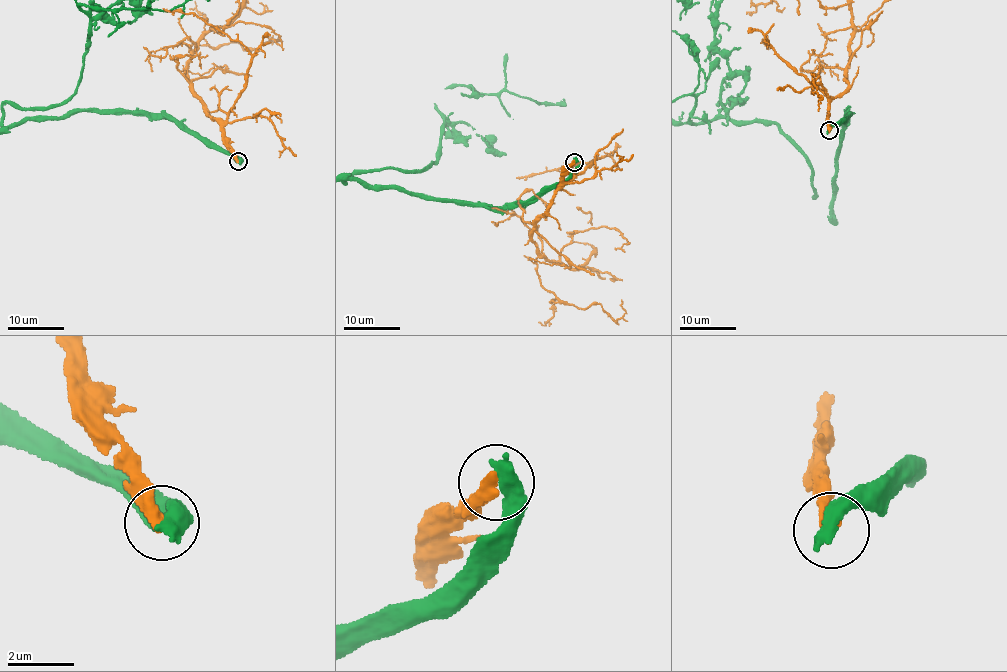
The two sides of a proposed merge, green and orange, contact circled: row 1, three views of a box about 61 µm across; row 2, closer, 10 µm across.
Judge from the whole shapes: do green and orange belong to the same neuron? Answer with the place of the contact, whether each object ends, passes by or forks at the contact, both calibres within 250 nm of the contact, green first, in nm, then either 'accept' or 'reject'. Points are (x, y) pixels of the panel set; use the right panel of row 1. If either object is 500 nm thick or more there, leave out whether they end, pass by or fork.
(829, 130) | 650/440 nm | reject

